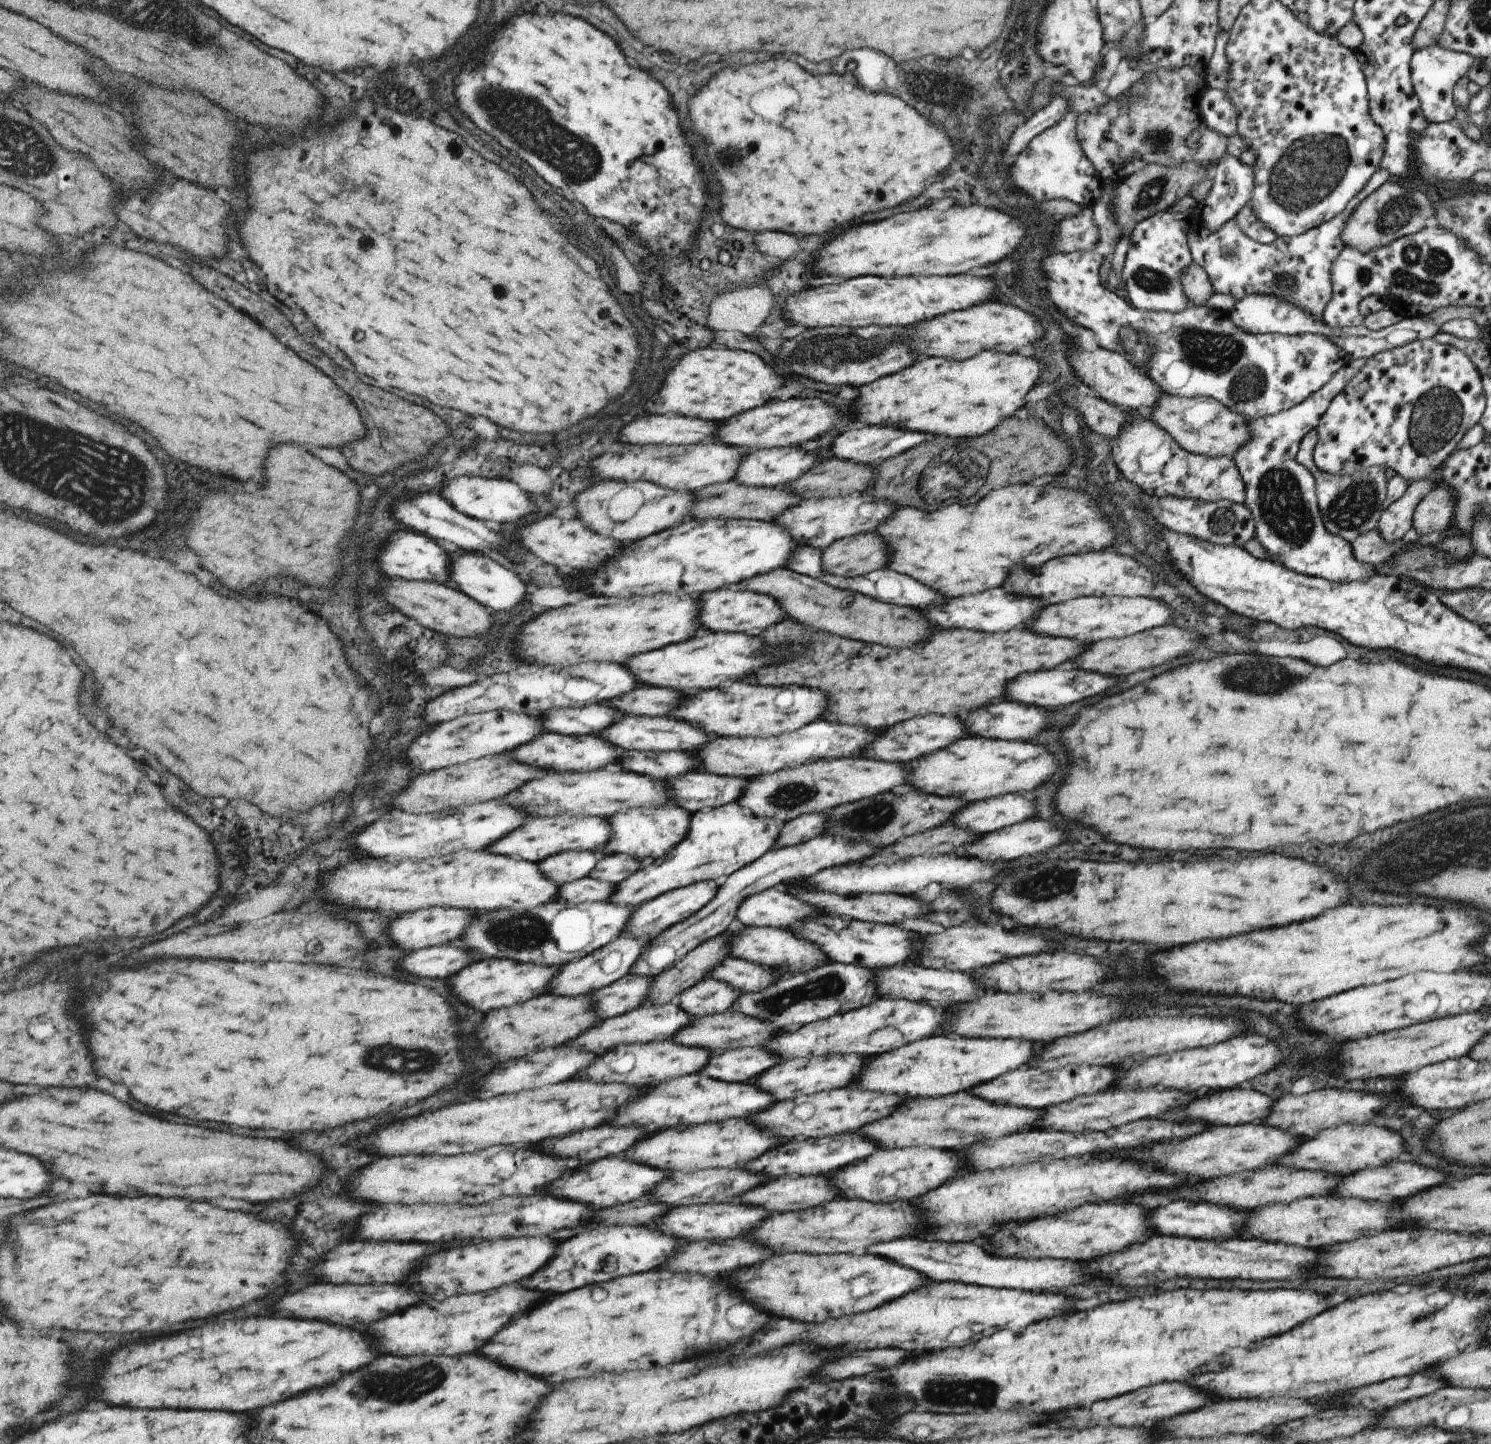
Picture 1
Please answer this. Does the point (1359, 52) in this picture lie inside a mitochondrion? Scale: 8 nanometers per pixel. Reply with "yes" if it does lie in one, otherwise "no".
no

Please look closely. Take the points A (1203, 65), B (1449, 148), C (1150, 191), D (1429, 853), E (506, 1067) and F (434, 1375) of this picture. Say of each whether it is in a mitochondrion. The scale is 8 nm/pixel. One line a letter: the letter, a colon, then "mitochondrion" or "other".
A: other
B: other
C: mitochondrion
D: mitochondrion
E: other
F: mitochondrion

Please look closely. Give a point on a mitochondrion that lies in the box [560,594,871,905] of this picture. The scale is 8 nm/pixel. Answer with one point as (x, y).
(792, 795)

